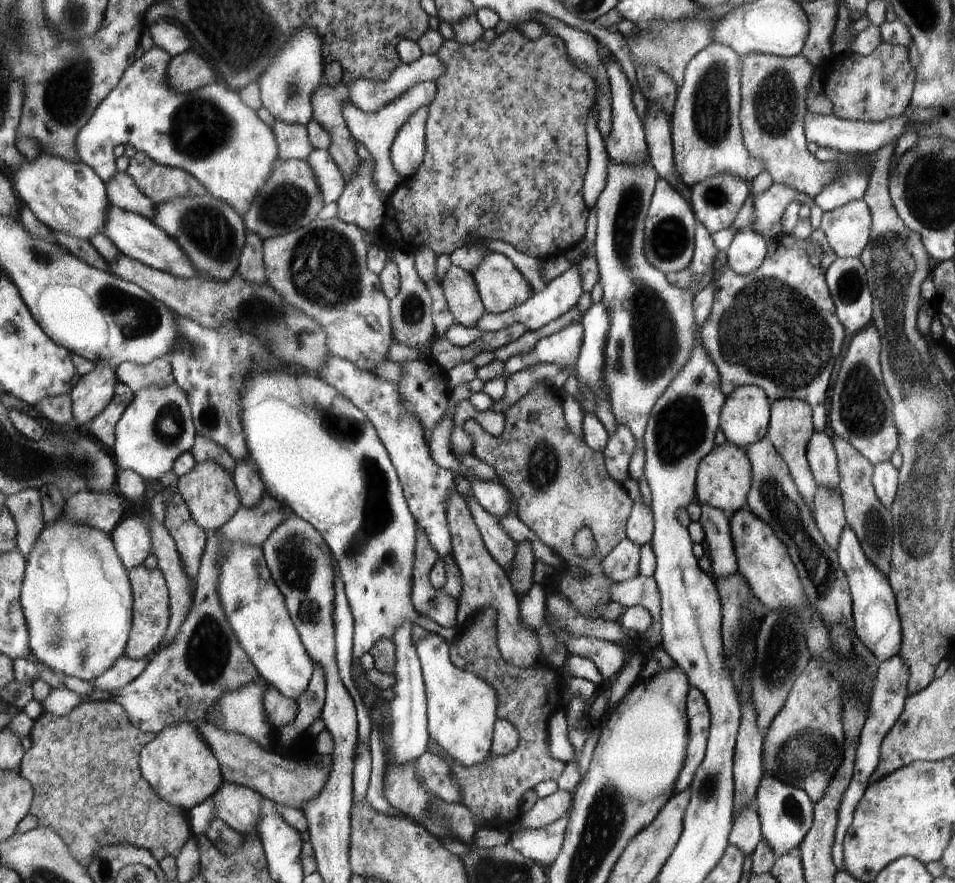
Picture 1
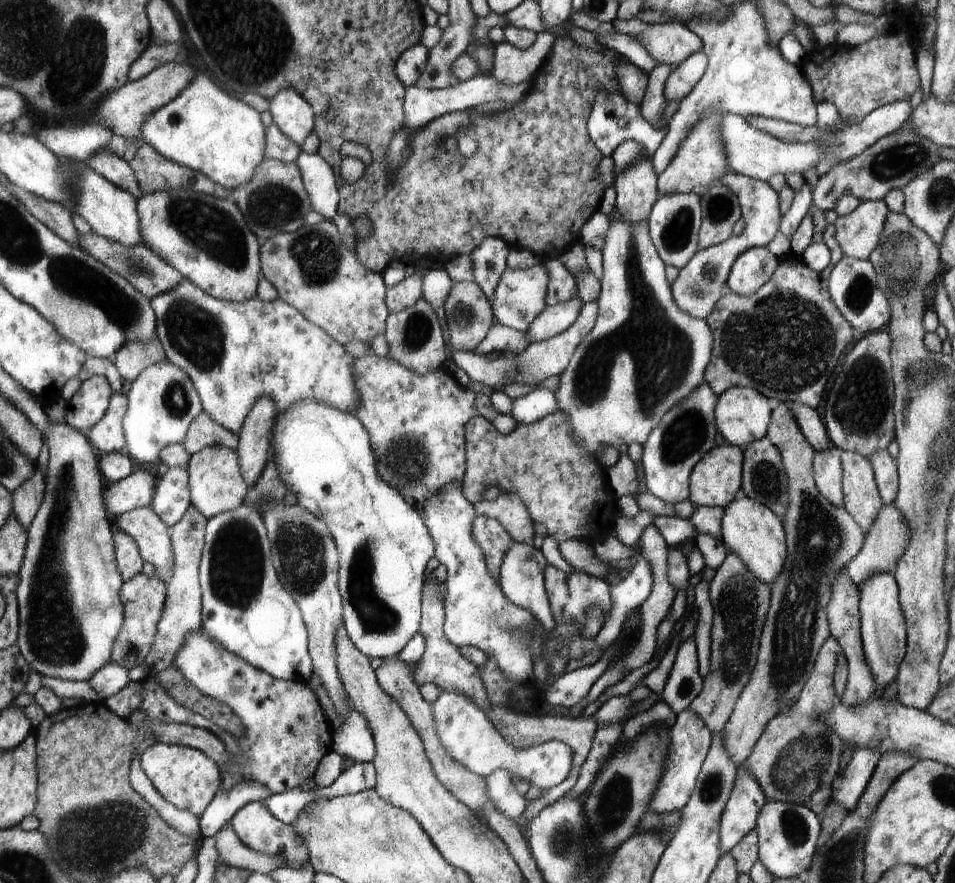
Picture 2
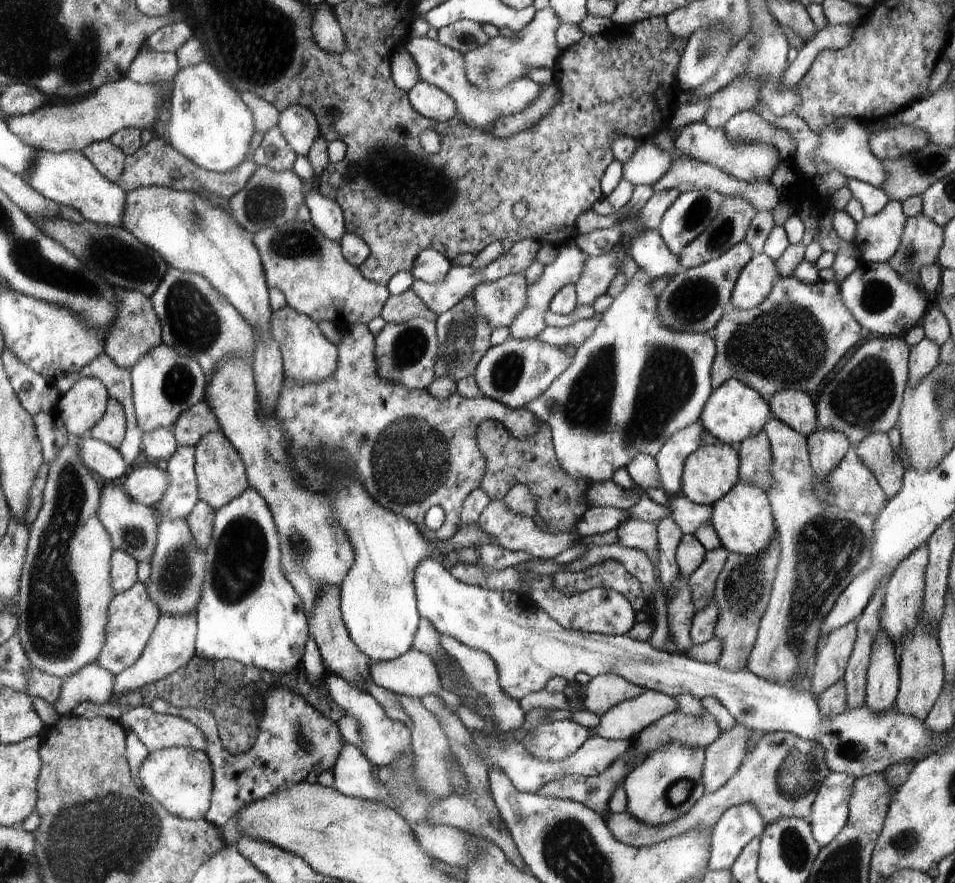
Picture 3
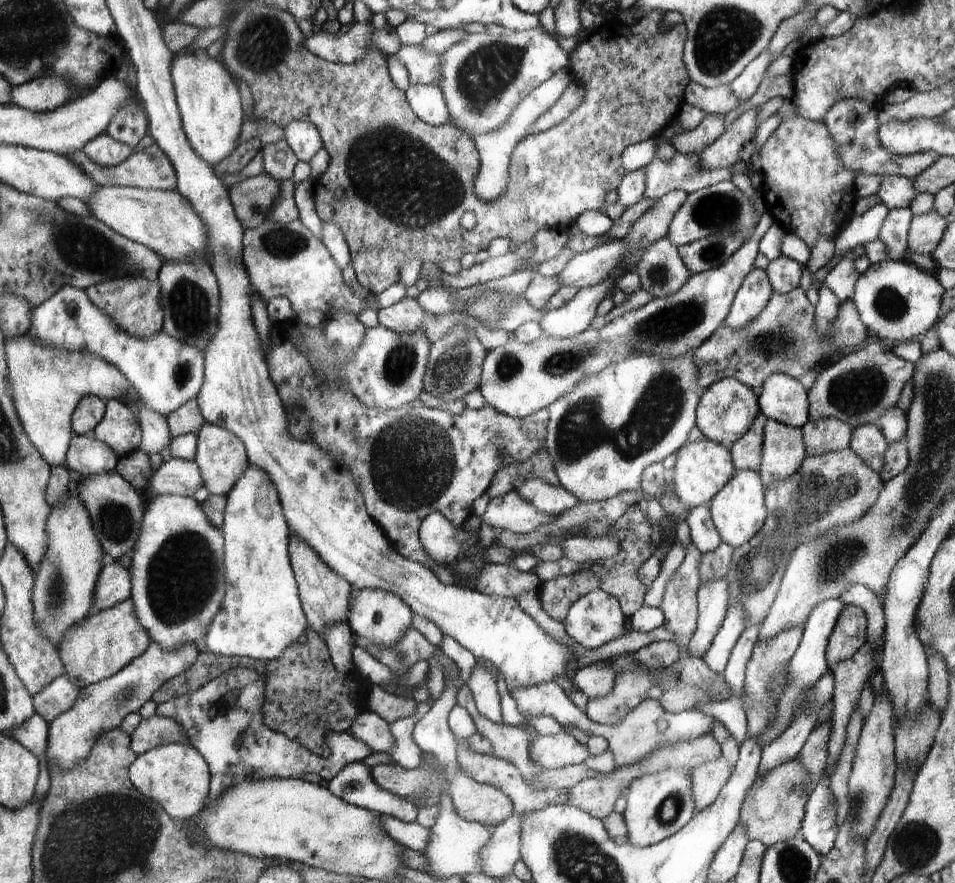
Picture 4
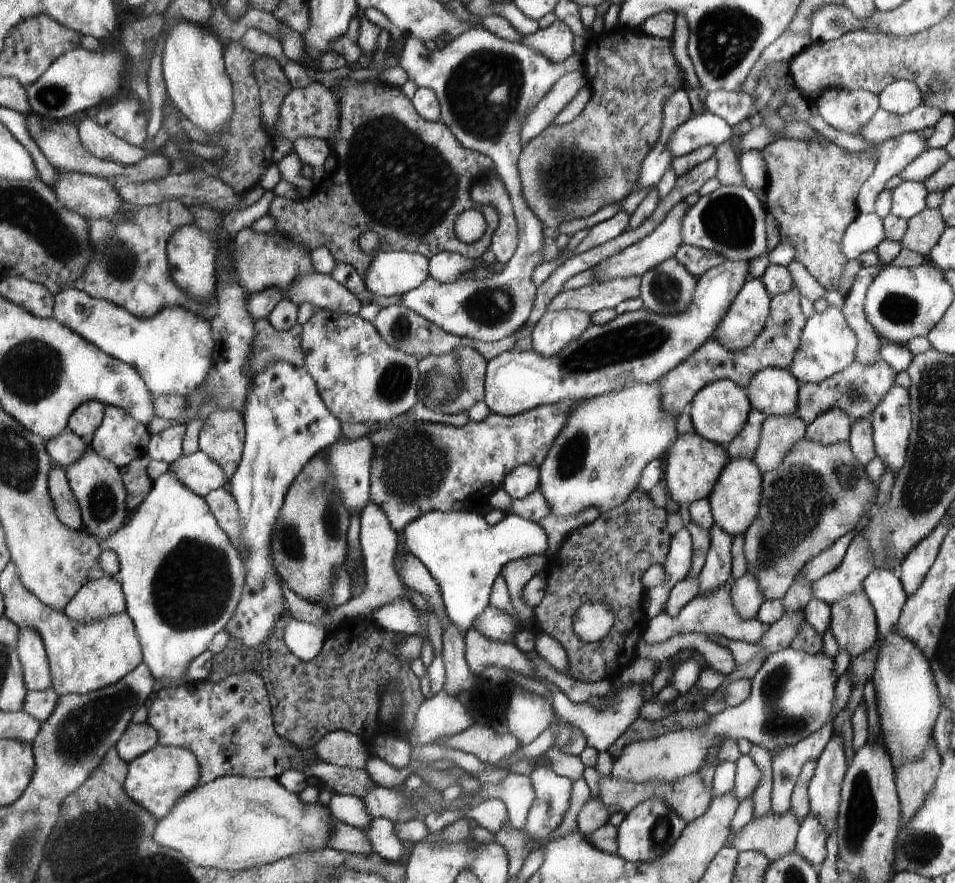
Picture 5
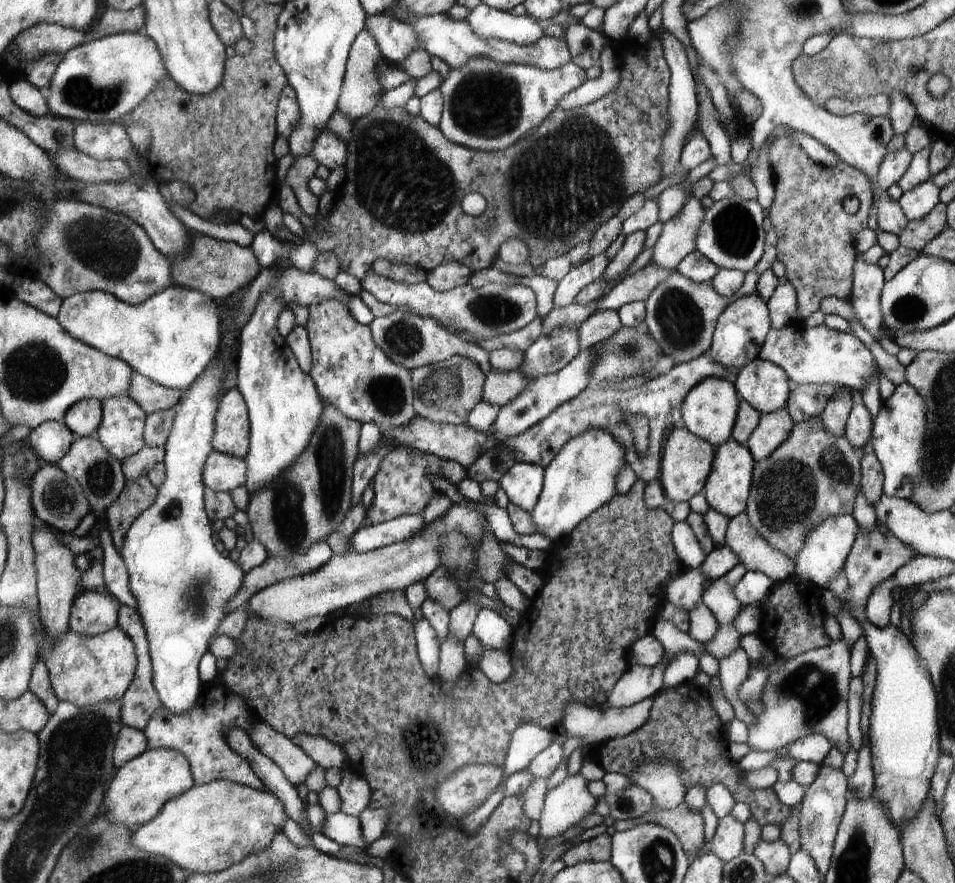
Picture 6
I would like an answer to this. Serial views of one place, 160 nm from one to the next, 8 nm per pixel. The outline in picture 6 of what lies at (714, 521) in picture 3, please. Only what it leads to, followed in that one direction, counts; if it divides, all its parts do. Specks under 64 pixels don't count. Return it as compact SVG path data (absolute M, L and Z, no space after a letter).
M733 439L728 440L726 444L716 450L714 470L707 480L703 496L712 510L716 510L722 516L726 516L728 520L732 520L747 510L747 502L751 498L754 483L755 462L752 454L748 452L748 448Z

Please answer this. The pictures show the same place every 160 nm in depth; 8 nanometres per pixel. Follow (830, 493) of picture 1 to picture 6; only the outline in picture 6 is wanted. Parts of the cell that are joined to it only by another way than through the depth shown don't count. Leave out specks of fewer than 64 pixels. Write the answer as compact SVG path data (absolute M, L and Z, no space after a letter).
M848 389L844 390L844 392L834 394L828 400L828 404L820 416L820 422L822 422L824 430L830 432L832 436L843 436L846 430L848 416L850 416L856 400L857 397Z

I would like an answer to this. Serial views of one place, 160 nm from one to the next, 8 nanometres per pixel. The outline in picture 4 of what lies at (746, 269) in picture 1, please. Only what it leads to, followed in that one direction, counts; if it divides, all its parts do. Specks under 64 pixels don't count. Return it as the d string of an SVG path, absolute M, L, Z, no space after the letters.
M754 268L743 280L742 286L731 304L726 323L732 329L741 329L762 314L774 294L769 276L764 269Z

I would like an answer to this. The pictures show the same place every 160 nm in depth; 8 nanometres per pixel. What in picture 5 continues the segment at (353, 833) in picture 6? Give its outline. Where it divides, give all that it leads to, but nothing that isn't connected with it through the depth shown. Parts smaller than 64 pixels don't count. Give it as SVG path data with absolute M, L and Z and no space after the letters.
M372 818L363 832L366 834L366 840L370 842L370 846L376 850L379 856L382 856L385 860L401 864L404 846L398 840L398 836L394 832L394 824L390 820Z

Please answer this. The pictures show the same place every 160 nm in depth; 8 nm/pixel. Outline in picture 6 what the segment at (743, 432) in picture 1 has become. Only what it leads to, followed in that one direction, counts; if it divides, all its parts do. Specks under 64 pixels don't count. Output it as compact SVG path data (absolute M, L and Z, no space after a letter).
M730 378L707 379L692 390L681 404L680 423L686 429L690 429L696 437L702 437L703 440L719 449L731 439L732 432L738 422L740 407L741 398L735 388L734 380L730 380Z

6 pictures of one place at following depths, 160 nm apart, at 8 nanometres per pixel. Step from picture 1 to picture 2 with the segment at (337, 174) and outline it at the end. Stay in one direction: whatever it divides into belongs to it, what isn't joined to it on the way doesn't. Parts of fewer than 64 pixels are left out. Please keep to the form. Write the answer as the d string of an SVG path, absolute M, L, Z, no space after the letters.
M302 151L295 162L303 175L303 183L311 192L311 205L320 213L324 221L332 221L339 212L339 192L337 179L329 162L318 153Z

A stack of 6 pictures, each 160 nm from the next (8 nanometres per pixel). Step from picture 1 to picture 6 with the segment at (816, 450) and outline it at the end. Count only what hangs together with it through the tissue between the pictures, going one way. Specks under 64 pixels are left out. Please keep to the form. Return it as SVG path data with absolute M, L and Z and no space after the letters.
M752 360L738 370L734 382L739 397L760 414L776 412L786 406L792 390L788 376L764 360Z

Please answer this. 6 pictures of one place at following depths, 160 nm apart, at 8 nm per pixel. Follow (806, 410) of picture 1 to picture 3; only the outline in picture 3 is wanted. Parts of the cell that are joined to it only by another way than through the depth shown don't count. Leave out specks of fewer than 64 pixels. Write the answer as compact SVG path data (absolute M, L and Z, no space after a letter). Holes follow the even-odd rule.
M774 416L767 420L763 431L768 437L772 453L771 481L766 493L774 512L775 530L782 557L779 559L778 574L771 588L766 614L759 624L758 640L750 654L746 669L760 678L775 683L791 684L802 673L802 669L806 672L808 666L814 666L816 648L820 644L819 630L836 599L855 576L862 574L870 566L873 526L877 515L842 512L834 506L826 508L827 505L819 502L812 492L814 474L809 461L807 438ZM736 723L730 732L721 734L710 747L706 748L702 776L704 794L718 791L736 774L747 756L750 736L752 730Z

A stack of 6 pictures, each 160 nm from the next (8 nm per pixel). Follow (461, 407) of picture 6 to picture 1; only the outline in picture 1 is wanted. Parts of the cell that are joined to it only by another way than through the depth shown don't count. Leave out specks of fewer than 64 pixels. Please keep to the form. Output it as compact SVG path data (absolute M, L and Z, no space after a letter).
M452 264L446 272L441 287L456 324L474 328L487 311L478 296L475 277L466 269Z

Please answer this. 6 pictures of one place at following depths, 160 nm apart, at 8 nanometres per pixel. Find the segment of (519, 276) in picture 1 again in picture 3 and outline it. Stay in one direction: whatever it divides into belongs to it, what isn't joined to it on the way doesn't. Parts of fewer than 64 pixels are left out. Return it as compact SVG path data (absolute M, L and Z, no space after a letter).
M575 242L568 243L559 249L558 256L552 264L543 268L542 276L527 288L527 303L520 315L509 326L510 335L515 339L536 339L540 332L547 326L544 322L544 314L550 310L550 302L556 294L567 284L576 284L579 276L583 274L584 265L589 255L583 251Z

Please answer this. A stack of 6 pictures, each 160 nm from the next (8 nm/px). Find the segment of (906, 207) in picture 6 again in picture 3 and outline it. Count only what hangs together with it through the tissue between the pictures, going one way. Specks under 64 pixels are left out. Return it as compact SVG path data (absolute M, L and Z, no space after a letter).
M840 117L832 121L821 133L821 138L815 157L819 161L830 163L836 170L848 179L858 179L872 186L884 189L887 180L886 169L880 159L877 159L869 149L866 123L849 117Z

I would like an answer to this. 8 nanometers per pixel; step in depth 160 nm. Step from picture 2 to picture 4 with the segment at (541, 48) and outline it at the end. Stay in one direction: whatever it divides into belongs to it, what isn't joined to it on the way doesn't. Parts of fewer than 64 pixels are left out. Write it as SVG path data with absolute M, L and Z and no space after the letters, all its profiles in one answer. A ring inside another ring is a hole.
M420 44L414 47L400 46L397 58L408 71L410 85L441 85L440 55L429 53ZM570 67L562 68L562 70L552 75L552 78L548 79L542 86L536 87L531 92L531 95L525 96L524 100L519 102L519 106L515 108L515 111L512 112L510 118L500 129L479 135L468 133L468 136L479 147L481 156L479 178L476 180L476 192L480 198L483 198L484 201L491 201L504 194L508 180L509 158L514 147L528 136L528 128L560 100L560 96L564 94L564 91L570 86L572 80L574 78Z

